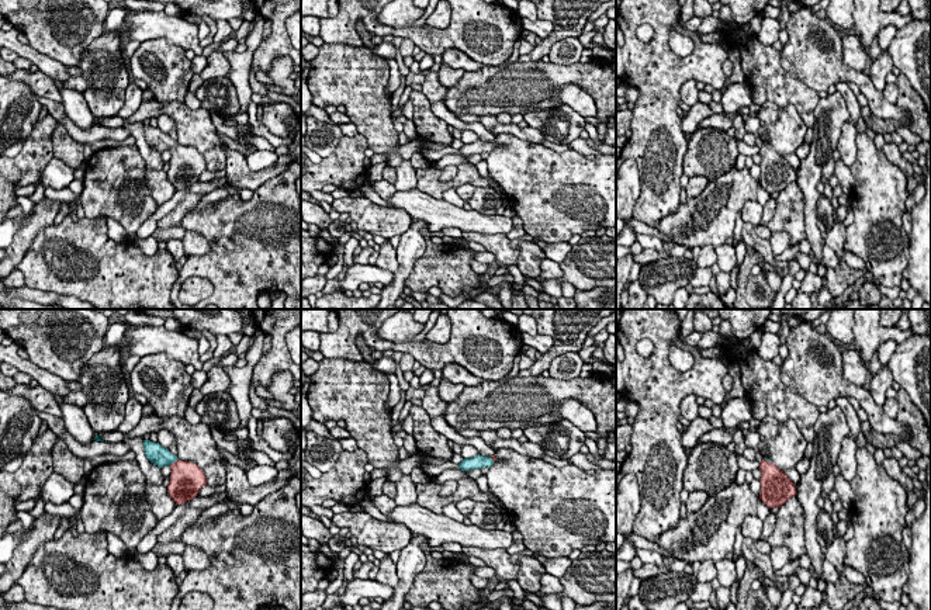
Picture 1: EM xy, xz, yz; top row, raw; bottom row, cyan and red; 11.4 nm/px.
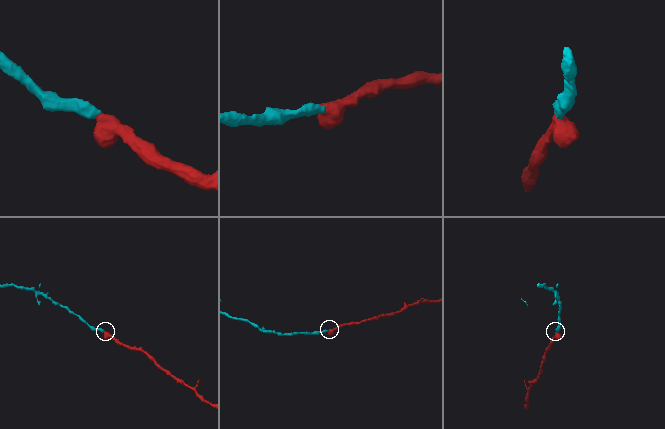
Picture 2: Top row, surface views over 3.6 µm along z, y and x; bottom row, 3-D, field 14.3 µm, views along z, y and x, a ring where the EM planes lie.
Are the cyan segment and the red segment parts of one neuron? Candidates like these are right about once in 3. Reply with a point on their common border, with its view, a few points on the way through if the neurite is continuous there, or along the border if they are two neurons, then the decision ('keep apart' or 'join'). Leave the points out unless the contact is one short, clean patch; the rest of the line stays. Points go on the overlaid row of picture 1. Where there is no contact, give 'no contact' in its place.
xy (173, 461) | across xy (155, 453), (173, 461), (187, 478) | join

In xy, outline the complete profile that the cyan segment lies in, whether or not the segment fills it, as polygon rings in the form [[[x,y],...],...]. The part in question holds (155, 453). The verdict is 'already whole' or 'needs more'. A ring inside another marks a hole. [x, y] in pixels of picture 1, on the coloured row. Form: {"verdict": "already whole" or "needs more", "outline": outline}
{"verdict": "needs more", "outline": [[[143,440],[146,458],[159,468],[172,468],[167,492],[176,505],[183,505],[197,496],[203,486],[207,486],[204,471],[194,462],[181,461],[159,443]]]}

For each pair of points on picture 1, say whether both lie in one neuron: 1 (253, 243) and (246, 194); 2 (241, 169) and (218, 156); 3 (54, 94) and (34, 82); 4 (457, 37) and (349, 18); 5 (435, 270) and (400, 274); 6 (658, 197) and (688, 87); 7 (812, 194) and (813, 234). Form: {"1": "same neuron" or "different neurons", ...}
{"1": "different neurons", "2": "different neurons", "3": "same neuron", "4": "same neuron", "5": "different neurons", "6": "different neurons", "7": "same neuron"}

